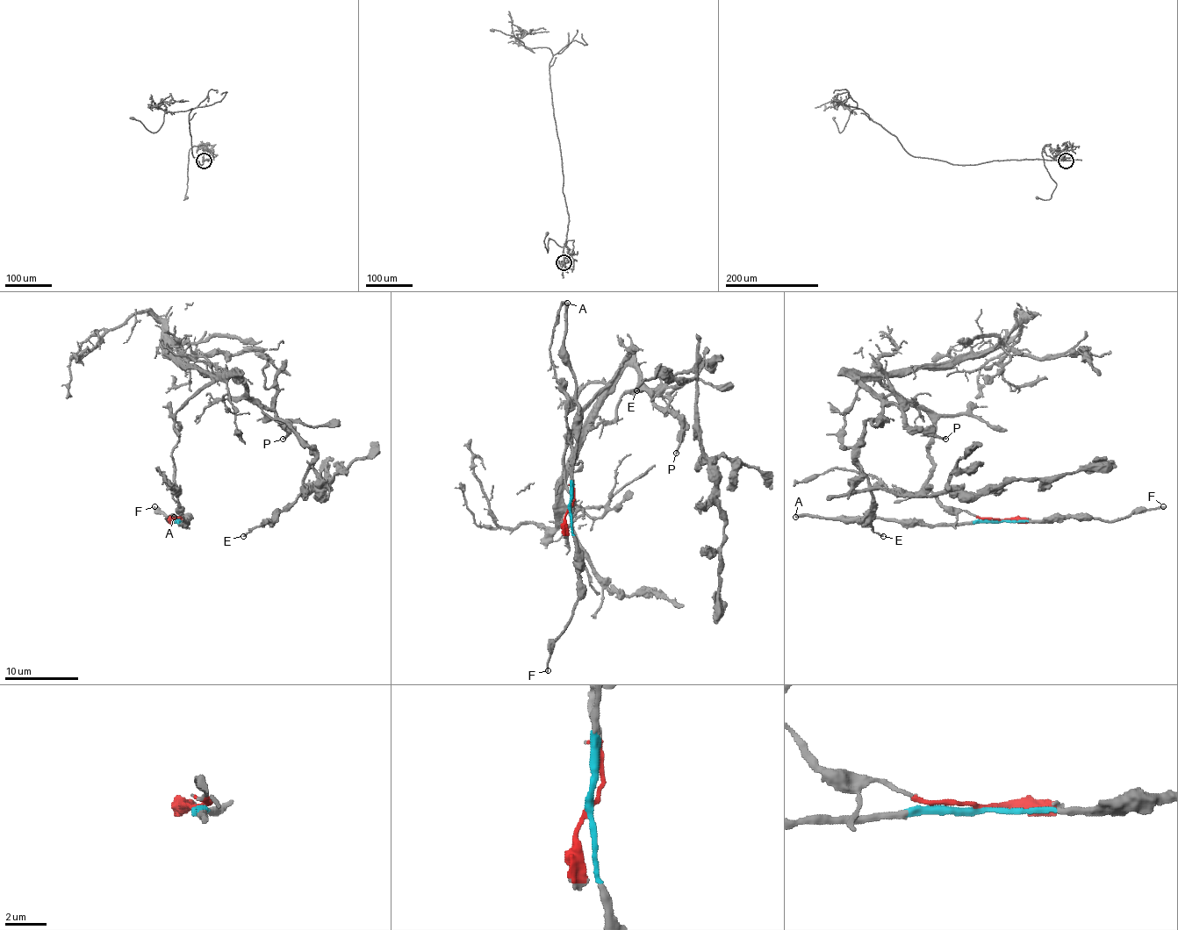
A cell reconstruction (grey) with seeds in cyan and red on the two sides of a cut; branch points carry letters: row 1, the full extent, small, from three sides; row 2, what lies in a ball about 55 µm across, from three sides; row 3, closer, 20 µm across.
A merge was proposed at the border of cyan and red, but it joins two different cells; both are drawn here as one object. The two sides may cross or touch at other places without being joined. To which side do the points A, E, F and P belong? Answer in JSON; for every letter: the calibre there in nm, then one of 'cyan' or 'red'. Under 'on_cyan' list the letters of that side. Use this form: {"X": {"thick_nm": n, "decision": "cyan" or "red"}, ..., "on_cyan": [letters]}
{"A": {"thick_nm": 380, "decision": "cyan"}, "E": {"thick_nm": 150, "decision": "red"}, "F": {"thick_nm": 220, "decision": "cyan"}, "P": {"thick_nm": 200, "decision": "red"}, "on_cyan": ["A", "F"]}

